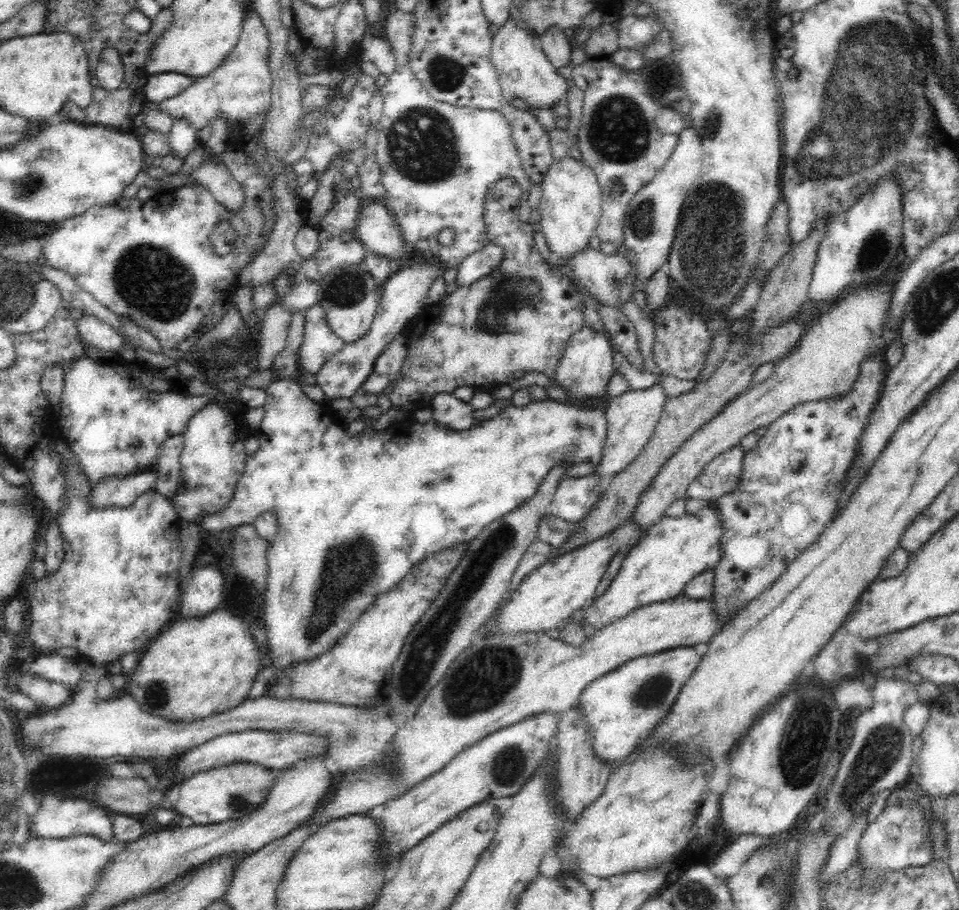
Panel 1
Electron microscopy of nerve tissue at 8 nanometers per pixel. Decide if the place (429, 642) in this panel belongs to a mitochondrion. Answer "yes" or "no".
yes

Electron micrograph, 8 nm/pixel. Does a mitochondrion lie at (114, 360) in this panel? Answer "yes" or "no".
no

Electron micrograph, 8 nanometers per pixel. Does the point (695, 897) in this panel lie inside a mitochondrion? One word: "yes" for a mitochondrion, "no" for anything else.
yes

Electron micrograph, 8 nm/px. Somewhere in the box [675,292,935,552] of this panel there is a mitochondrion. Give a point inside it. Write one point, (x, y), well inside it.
(825, 489)

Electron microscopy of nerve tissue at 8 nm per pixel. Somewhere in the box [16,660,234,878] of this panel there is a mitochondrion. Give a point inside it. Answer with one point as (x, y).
(156, 695)

